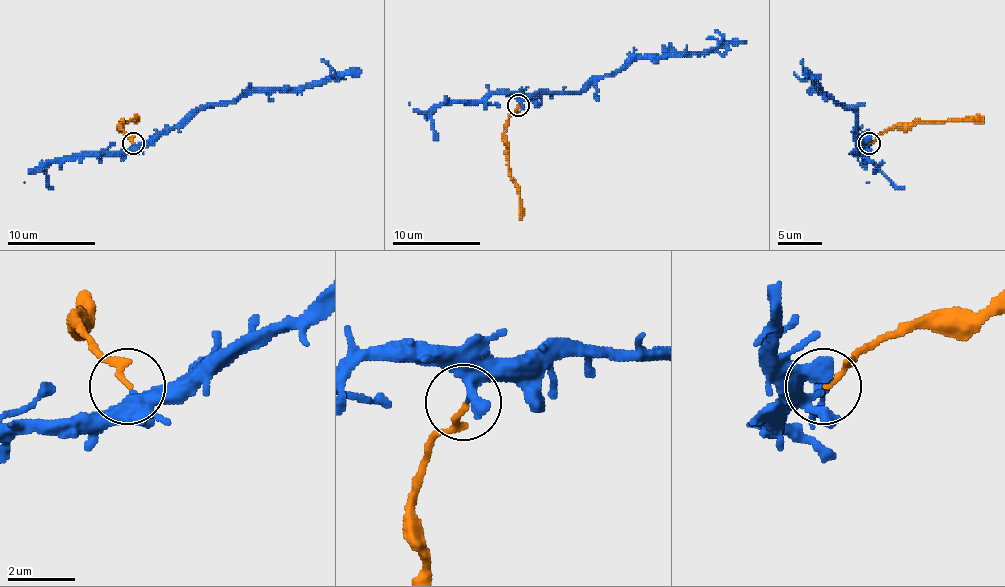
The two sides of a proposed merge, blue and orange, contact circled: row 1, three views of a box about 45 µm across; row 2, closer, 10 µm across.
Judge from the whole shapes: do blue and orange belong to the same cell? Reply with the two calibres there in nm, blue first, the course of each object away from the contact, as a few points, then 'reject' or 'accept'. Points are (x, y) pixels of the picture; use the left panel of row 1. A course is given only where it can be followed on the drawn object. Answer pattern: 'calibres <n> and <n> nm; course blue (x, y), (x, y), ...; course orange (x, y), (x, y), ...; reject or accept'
calibres 220 and 150 nm; course blue (134, 145), (180, 127), (198, 110), (229, 103), (253, 90), (321, 85), (335, 77), (357, 74), (361, 70); course orange (132, 143), (119, 127), (136, 116); reject

